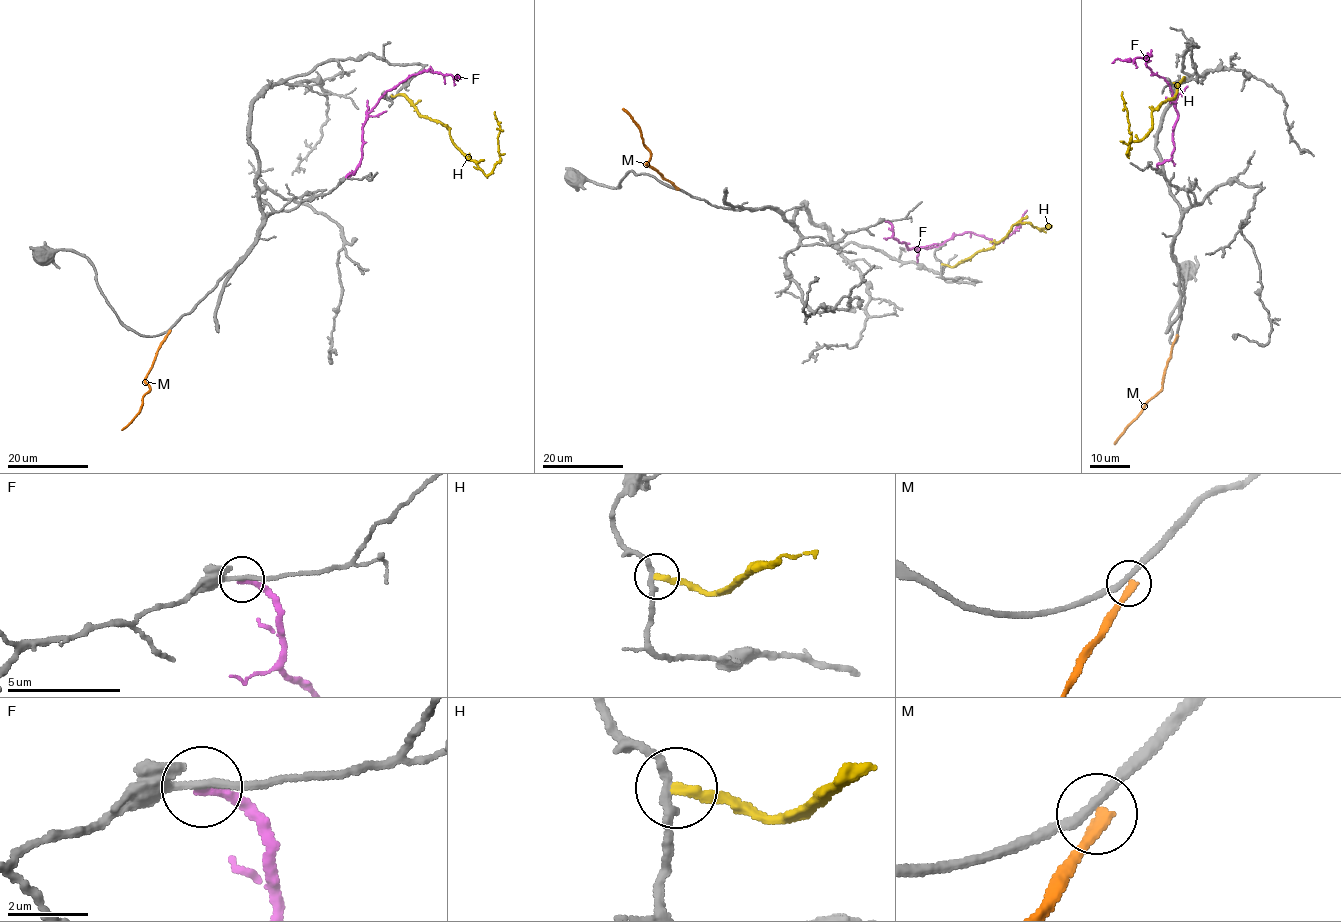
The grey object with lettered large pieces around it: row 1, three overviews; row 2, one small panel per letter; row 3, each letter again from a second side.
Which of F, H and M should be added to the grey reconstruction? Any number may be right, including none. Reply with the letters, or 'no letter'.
no letter

